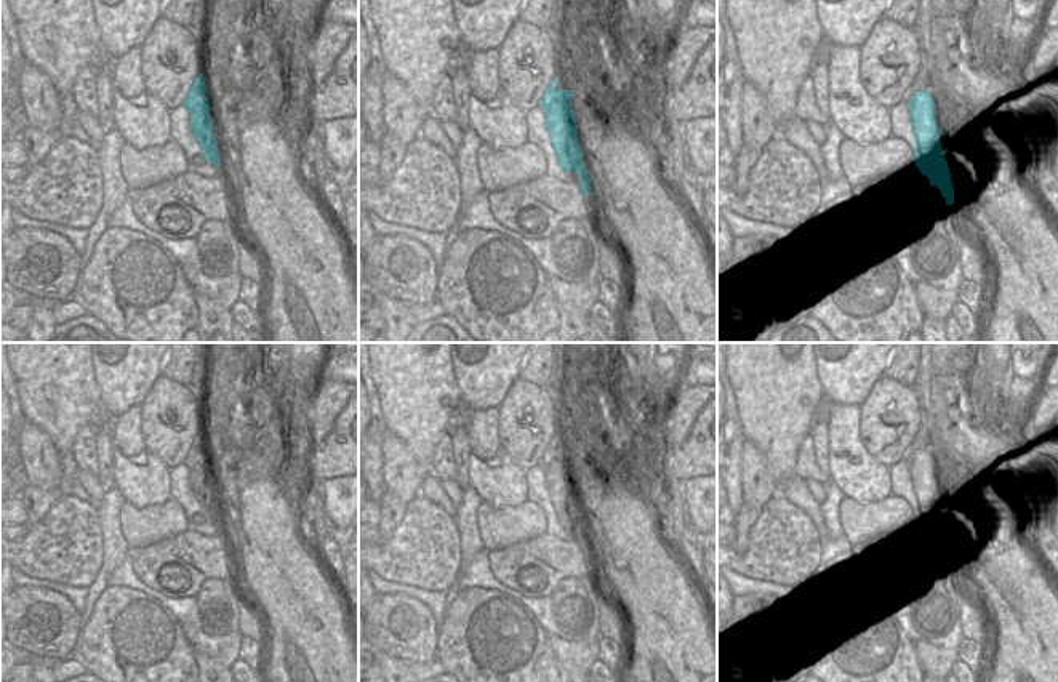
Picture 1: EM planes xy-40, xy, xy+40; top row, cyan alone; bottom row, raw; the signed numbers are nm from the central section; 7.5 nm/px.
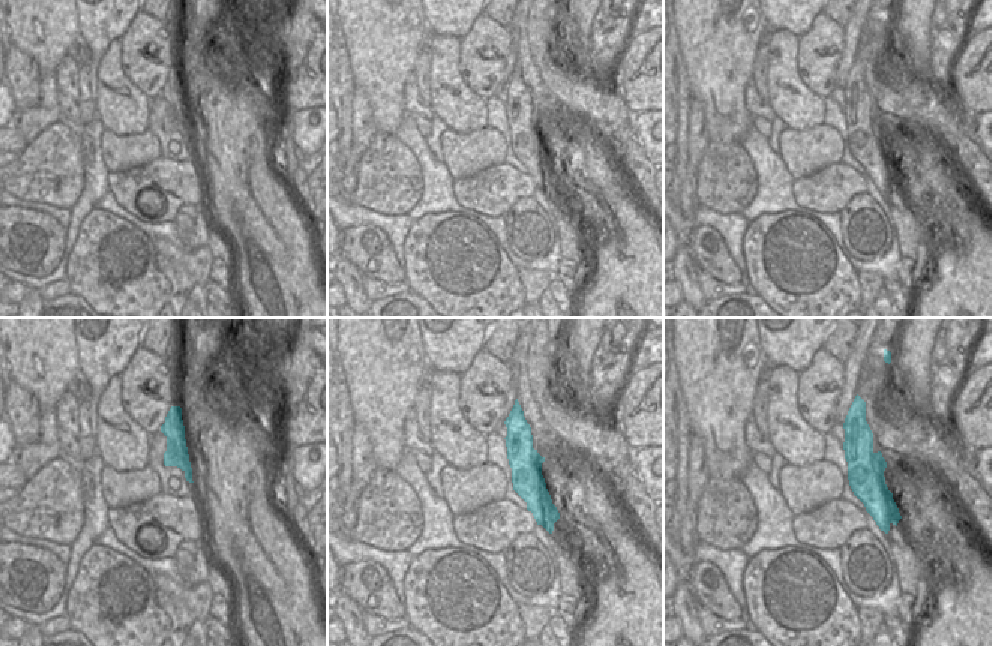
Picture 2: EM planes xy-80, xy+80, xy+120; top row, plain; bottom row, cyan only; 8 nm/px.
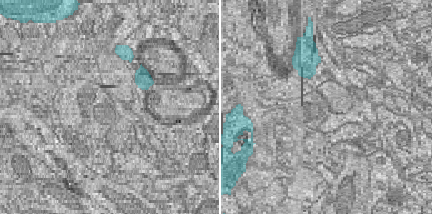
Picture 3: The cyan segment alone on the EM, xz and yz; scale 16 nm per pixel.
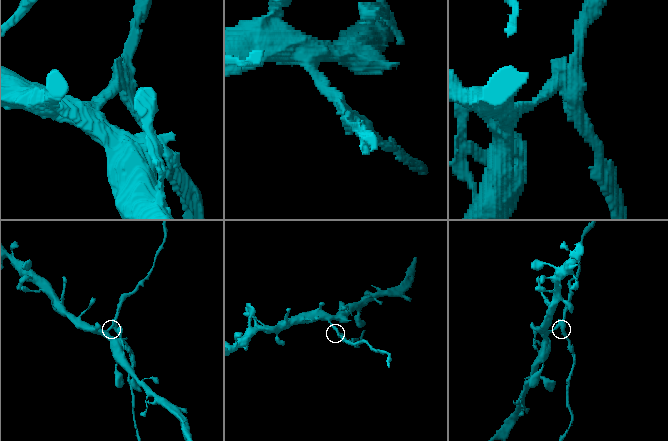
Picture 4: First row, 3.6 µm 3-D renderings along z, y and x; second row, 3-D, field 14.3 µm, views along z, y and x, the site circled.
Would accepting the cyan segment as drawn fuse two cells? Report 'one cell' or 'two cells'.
two cells

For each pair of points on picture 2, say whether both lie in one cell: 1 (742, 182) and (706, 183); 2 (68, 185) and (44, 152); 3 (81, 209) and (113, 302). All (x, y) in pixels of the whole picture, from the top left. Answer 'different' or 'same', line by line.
1: same
2: same
3: different

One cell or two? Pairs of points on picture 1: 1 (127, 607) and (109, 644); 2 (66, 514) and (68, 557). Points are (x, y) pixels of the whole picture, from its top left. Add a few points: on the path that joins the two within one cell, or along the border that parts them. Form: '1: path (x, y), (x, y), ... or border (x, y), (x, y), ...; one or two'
1: path (127, 617), (127, 626), (119, 634); one
2: path (68, 525), (68, 546); one

